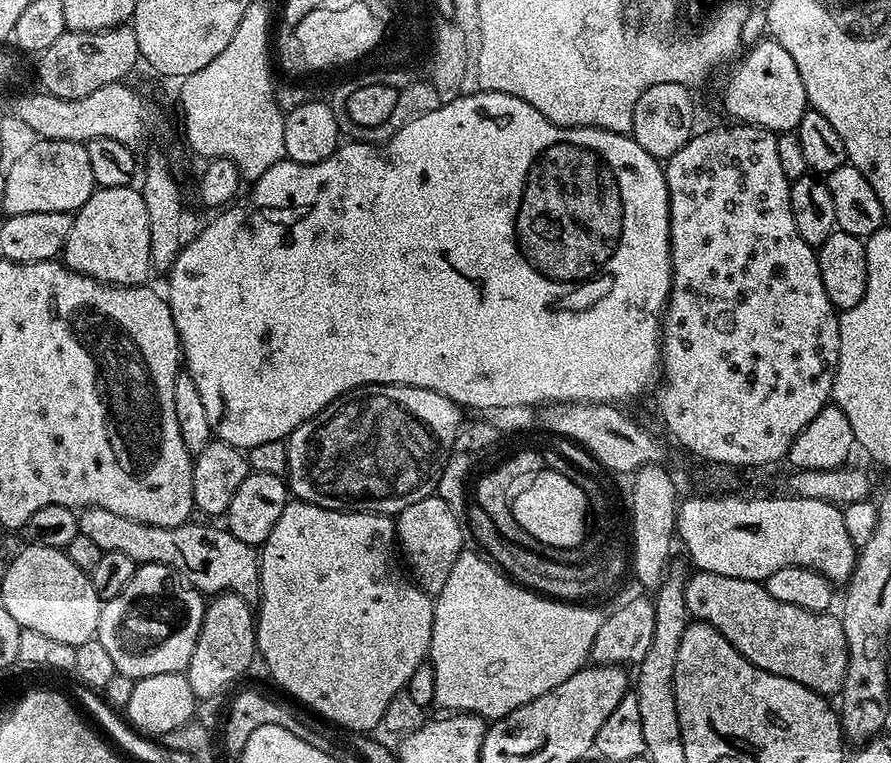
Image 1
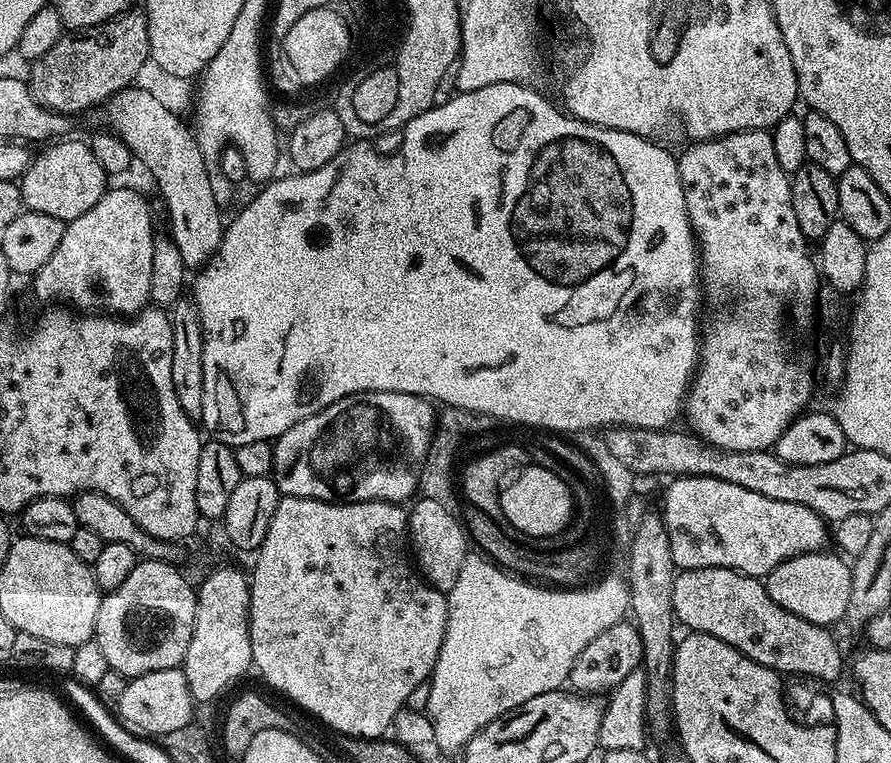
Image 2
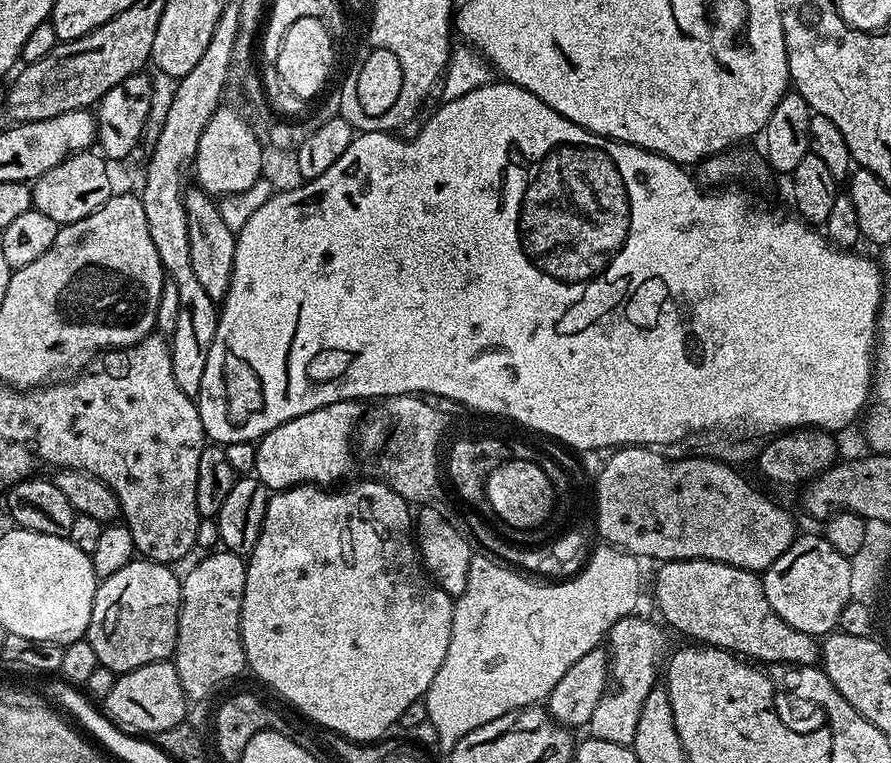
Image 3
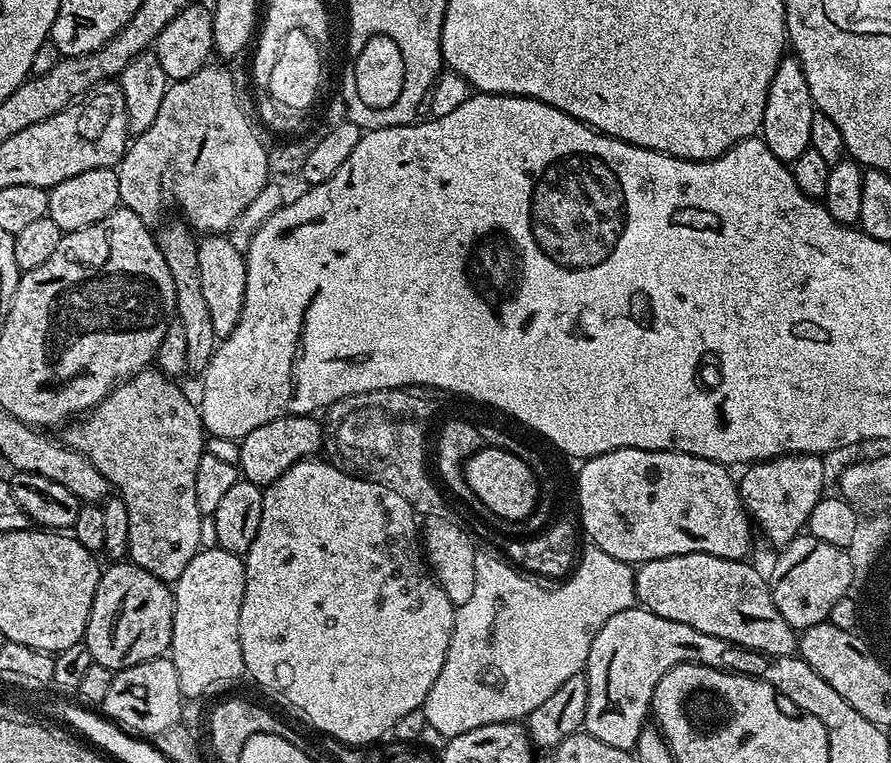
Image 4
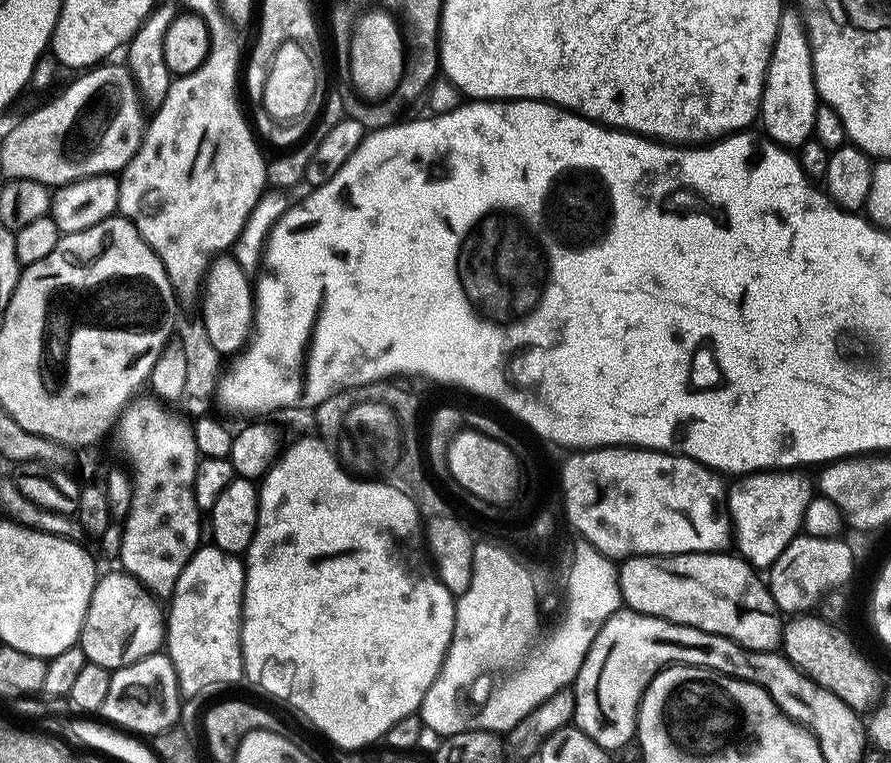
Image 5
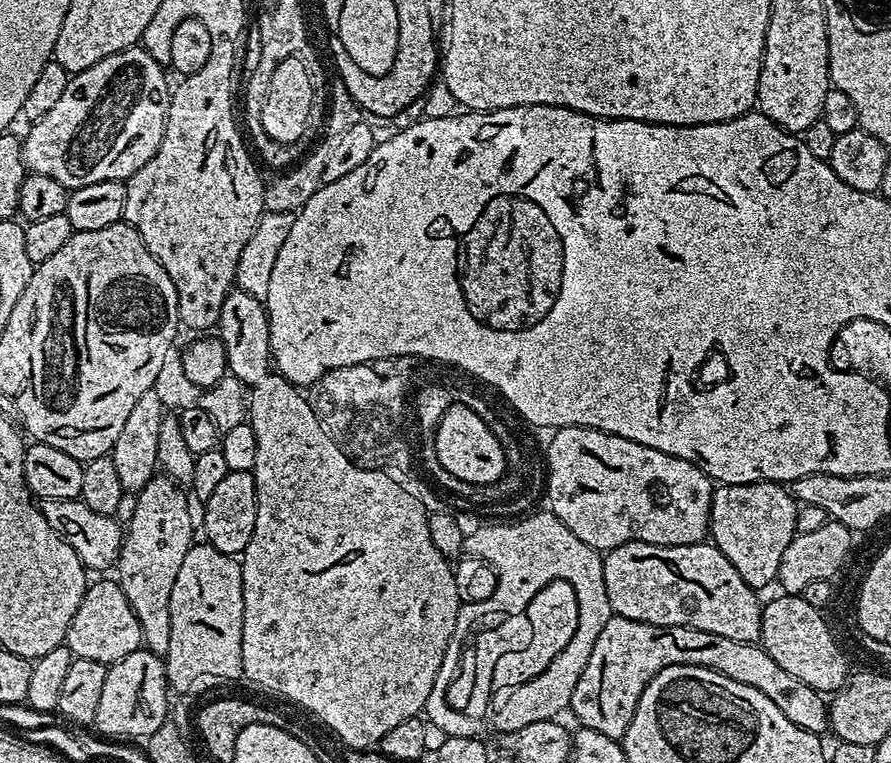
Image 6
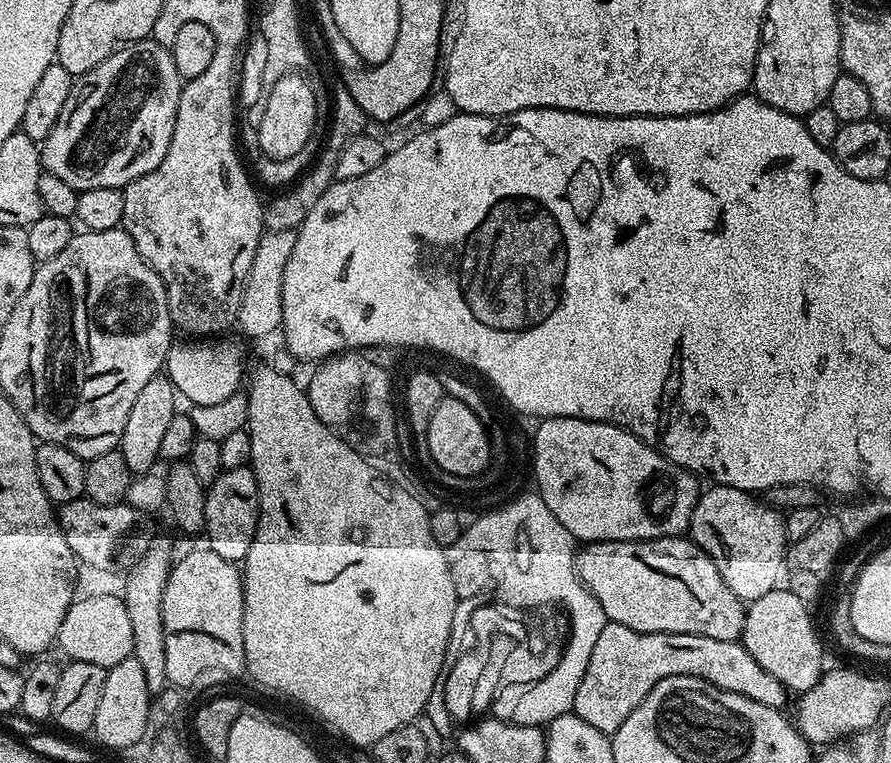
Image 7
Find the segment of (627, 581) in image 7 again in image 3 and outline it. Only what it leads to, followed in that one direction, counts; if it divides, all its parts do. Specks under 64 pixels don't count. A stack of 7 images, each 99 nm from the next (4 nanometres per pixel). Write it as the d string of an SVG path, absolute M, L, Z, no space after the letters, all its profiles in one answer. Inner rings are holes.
M670 560L661 563L657 568L660 569L656 572L654 594L660 610L659 619L673 633L681 632L692 639L689 641L713 648L726 648L744 658L757 656L768 664L795 666L816 664L820 660L821 645L817 637L802 634L802 630L794 630L789 624L782 622L782 618L778 618L764 593L764 581L757 573L717 560Z

